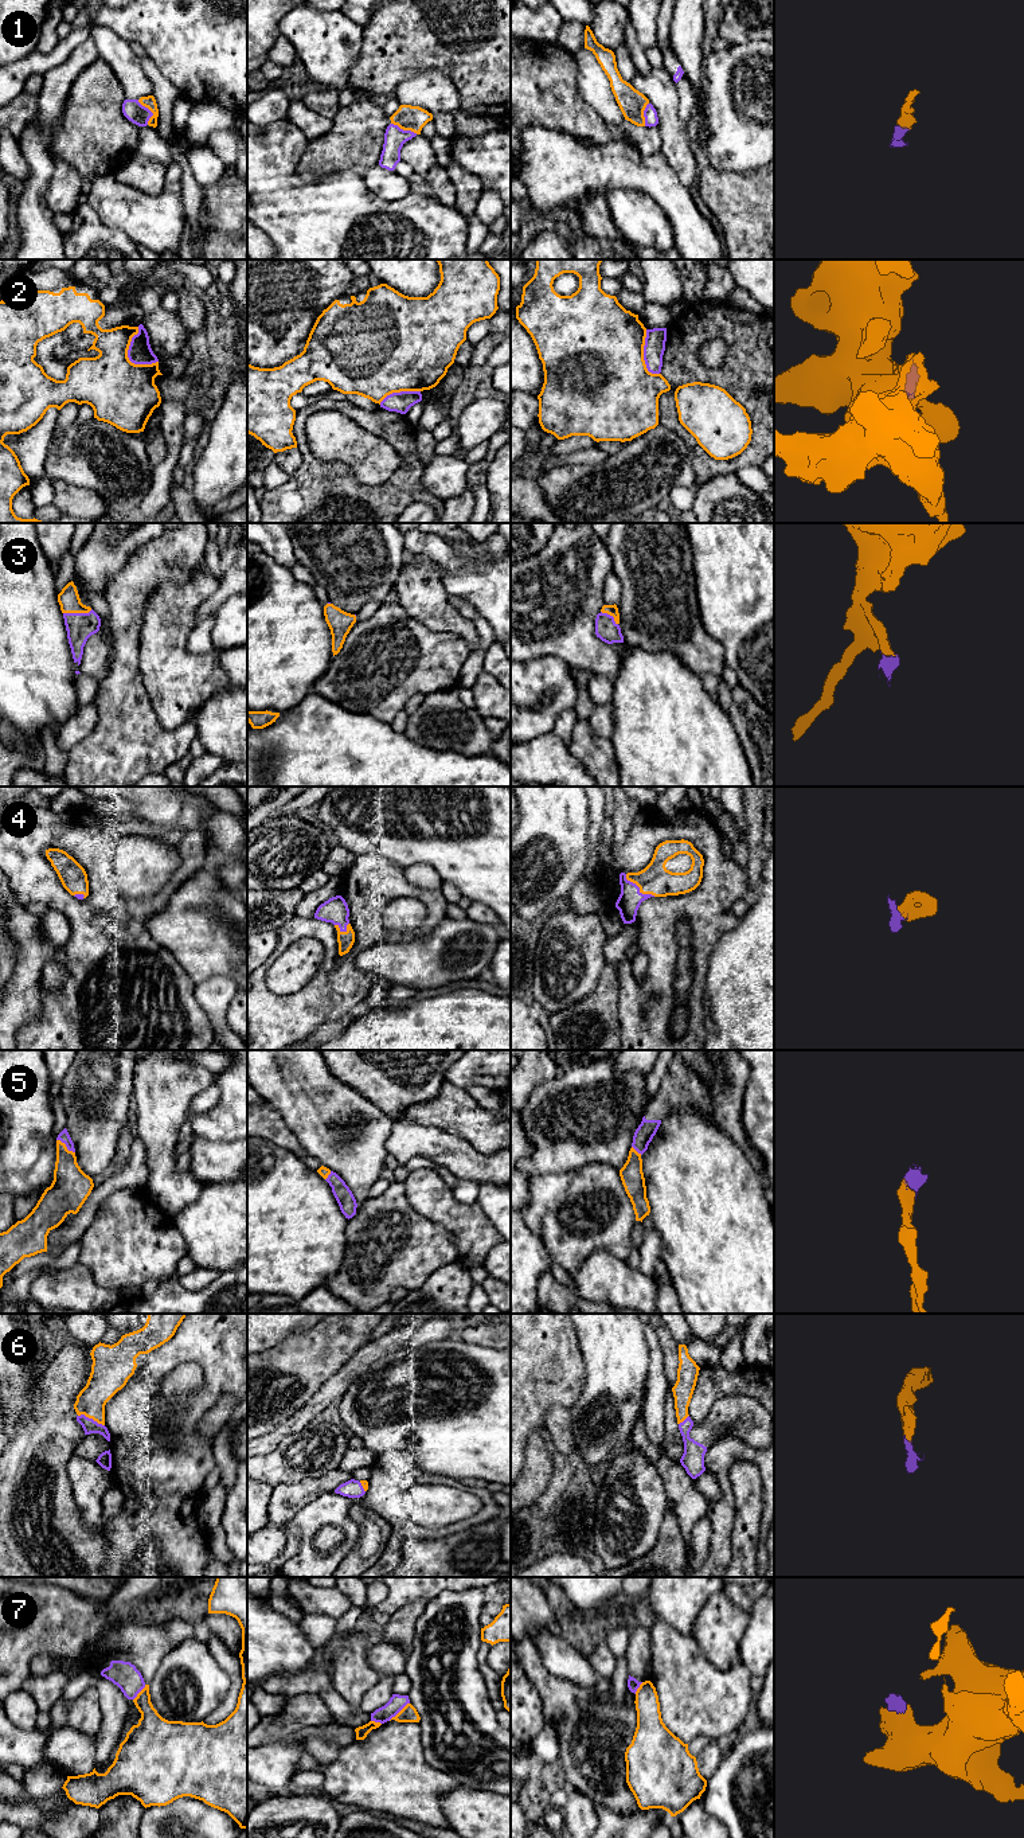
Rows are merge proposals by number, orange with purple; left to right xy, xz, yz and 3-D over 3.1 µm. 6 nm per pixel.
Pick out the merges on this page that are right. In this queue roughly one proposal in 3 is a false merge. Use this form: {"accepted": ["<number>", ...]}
{"accepted": ["1", "3", "4", "5", "6"]}

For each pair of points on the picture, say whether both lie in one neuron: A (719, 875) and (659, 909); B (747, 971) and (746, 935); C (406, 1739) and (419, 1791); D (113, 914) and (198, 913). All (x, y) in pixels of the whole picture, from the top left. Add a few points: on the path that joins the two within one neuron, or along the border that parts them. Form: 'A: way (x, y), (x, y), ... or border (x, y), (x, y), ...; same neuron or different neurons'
A: way (706, 890), (691, 905), (673, 908); same neuron
B: way (747, 962), (746, 944); same neuron
C: way (406, 1752), (406, 1778); same neuron
D: border (176, 890), (147, 921), (147, 931), (160, 945); different neurons

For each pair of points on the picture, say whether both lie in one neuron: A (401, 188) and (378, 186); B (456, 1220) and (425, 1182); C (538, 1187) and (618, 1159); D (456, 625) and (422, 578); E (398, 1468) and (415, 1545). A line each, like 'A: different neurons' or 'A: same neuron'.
A: same neuron
B: same neuron
C: different neurons
D: same neuron
E: different neurons

